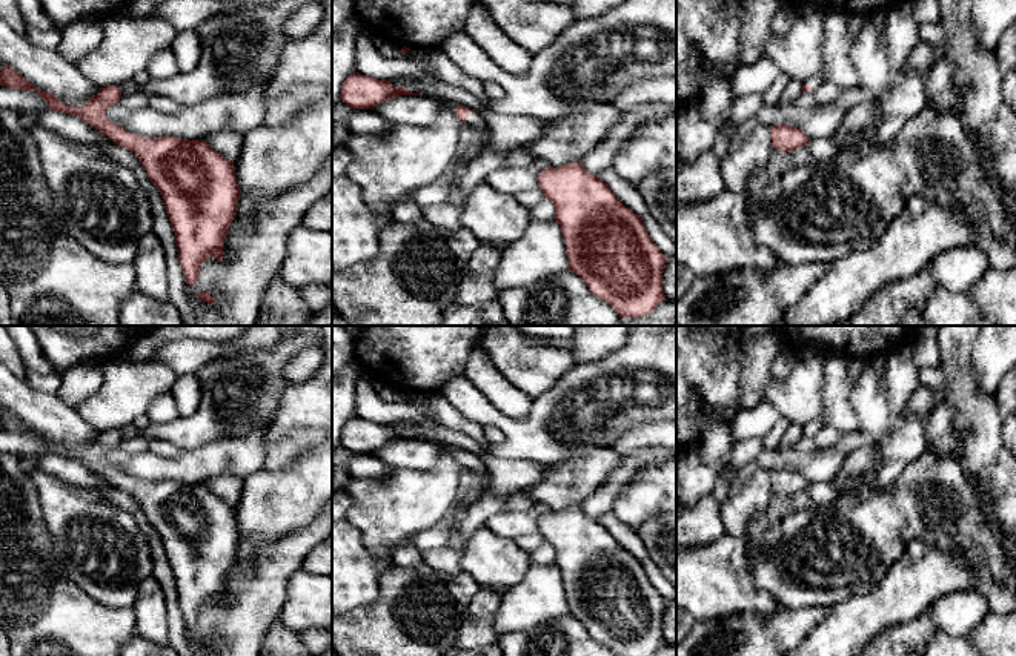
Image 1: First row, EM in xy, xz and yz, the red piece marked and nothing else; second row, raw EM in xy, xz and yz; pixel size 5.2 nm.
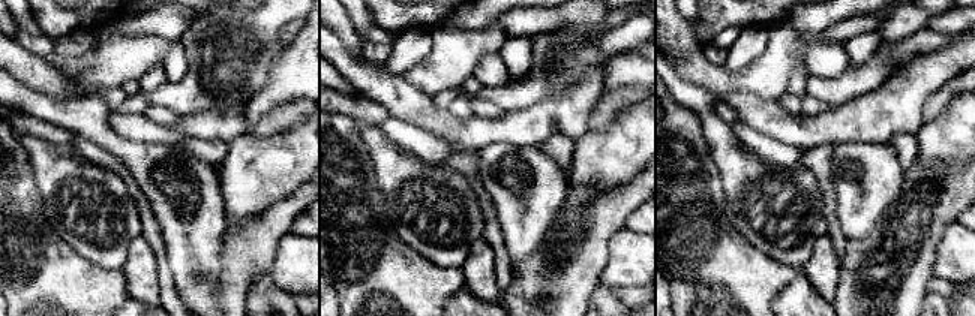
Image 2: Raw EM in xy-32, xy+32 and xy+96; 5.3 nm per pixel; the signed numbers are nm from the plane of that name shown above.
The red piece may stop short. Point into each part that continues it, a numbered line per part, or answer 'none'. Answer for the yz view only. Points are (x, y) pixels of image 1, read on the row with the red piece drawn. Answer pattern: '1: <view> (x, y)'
1: yz (838, 68)

